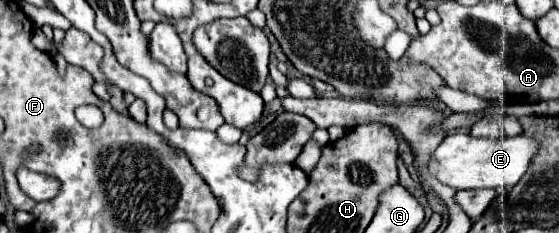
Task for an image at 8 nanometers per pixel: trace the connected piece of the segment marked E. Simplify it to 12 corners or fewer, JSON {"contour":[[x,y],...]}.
{"contour":[[450,134],[428,168],[454,190],[512,188],[540,142]]}

